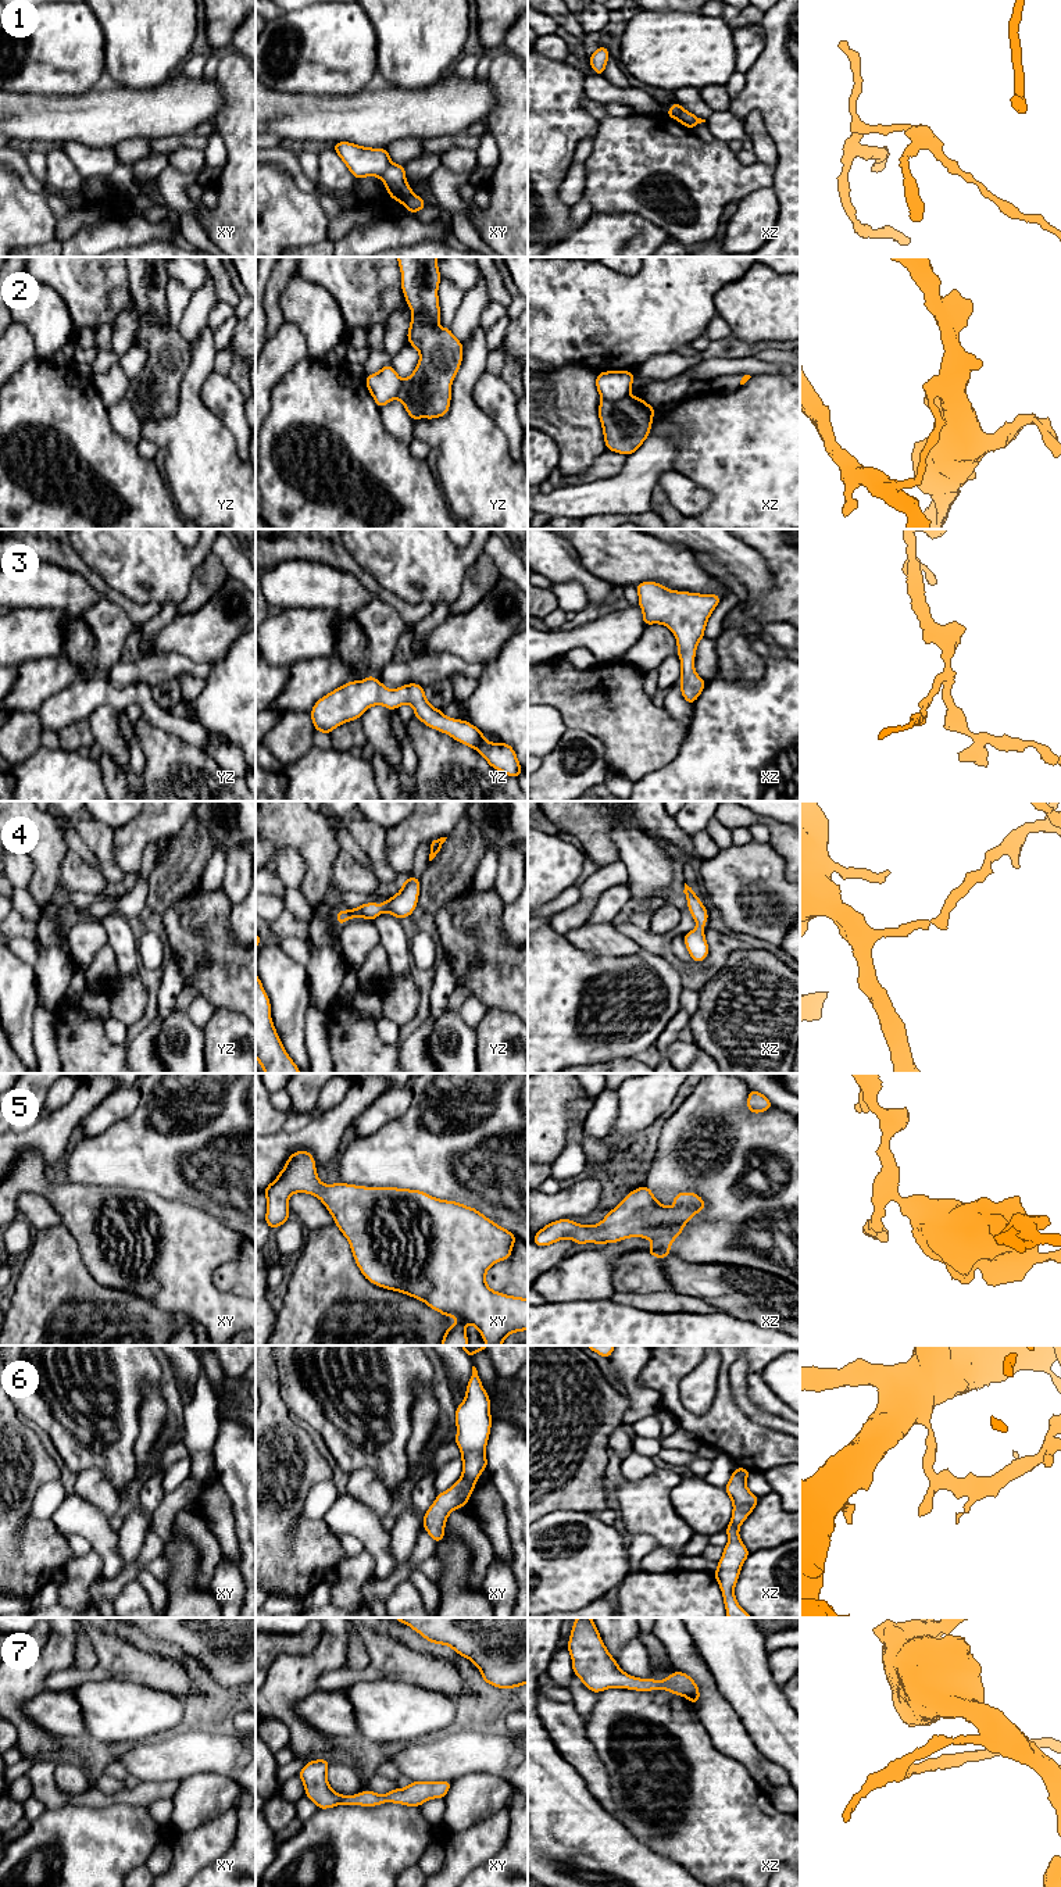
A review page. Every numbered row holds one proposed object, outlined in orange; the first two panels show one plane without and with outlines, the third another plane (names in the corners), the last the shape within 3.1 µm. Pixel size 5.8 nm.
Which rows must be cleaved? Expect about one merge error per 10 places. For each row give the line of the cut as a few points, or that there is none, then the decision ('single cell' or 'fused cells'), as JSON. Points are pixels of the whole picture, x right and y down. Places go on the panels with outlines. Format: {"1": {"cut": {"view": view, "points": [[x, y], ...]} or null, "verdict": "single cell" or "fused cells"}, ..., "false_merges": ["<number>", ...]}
{"1": {"cut": {"view": "xy", "points": [[413, 193], [403, 203]]}, "verdict": "fused cells"}, "2": {"cut": {"view": "xz", "points": [[628, 395], [615, 400], [602, 399]]}, "verdict": "fused cells"}, "3": {"cut": null, "verdict": "single cell"}, "4": {"cut": null, "verdict": "single cell"}, "5": {"cut": null, "verdict": "single cell"}, "6": {"cut": {"view": "xy", "points": [[463, 1473], [474, 1482]]}, "verdict": "fused cells"}, "7": {"cut": null, "verdict": "single cell"}, "false_merges": ["1", "2", "6"]}

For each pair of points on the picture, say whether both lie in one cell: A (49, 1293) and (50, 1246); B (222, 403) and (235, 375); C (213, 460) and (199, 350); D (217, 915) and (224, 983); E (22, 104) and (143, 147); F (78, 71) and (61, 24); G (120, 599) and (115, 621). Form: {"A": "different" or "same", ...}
{"A": "same", "B": "different", "C": "same", "D": "same", "E": "different", "F": "same", "G": "different"}

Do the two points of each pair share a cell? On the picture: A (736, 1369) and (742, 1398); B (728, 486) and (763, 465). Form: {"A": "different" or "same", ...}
{"A": "same", "B": "same"}

